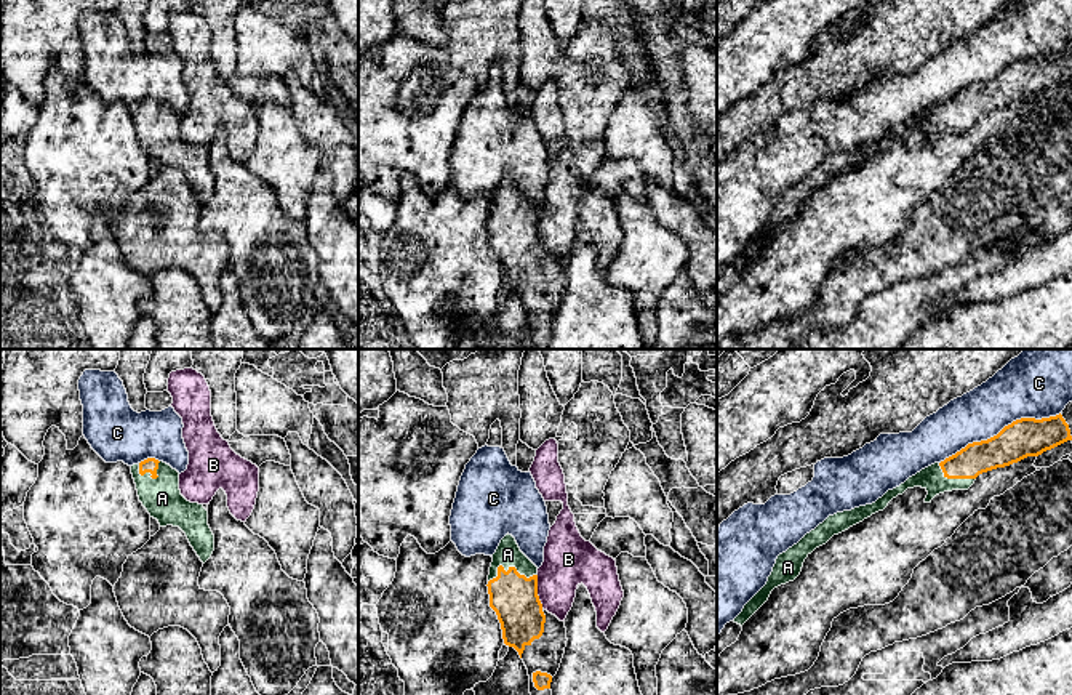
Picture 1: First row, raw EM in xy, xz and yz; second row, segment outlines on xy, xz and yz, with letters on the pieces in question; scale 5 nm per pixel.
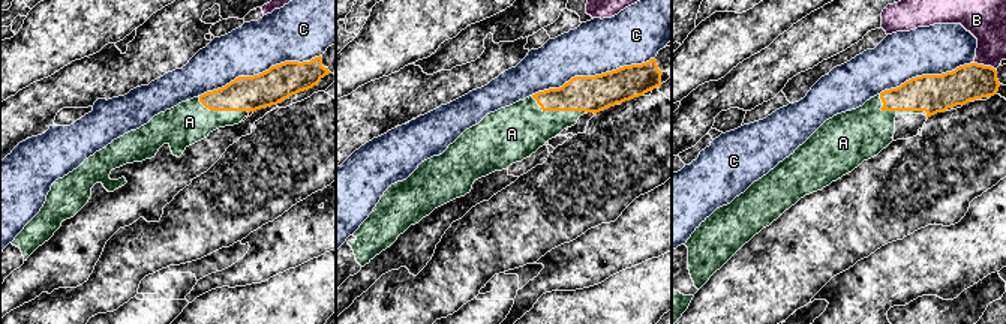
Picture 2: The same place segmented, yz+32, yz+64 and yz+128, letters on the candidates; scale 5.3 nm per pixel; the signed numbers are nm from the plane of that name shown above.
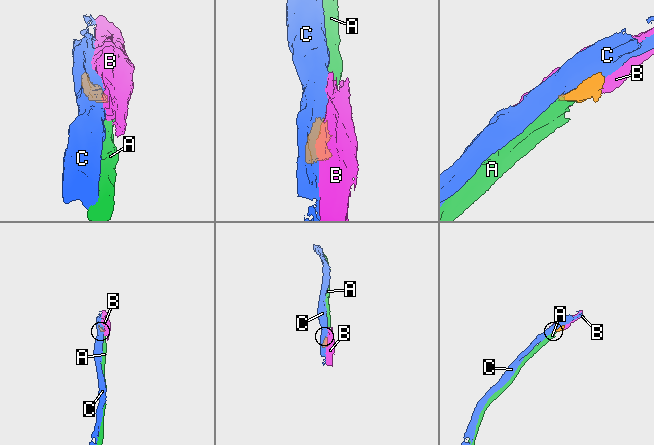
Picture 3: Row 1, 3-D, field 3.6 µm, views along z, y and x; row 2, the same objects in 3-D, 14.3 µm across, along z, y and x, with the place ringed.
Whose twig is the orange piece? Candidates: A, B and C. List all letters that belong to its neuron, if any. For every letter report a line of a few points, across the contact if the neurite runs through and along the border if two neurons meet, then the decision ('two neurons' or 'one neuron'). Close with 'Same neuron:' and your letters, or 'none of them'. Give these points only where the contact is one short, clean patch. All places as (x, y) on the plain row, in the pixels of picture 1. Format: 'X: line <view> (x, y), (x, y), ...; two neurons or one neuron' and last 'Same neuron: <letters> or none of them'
A: line xz (514, 239), (509, 208), (508, 196); one neuron
B: two neurons
C: two neurons
Same neuron: A

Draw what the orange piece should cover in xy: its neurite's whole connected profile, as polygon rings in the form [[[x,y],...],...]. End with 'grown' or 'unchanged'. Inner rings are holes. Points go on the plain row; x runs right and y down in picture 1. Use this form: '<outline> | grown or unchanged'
[[[147,99],[131,107],[138,138],[160,168],[179,168],[200,202],[205,205],[214,192],[214,176],[203,146],[187,143],[179,131],[179,114],[170,106]]] | grown

